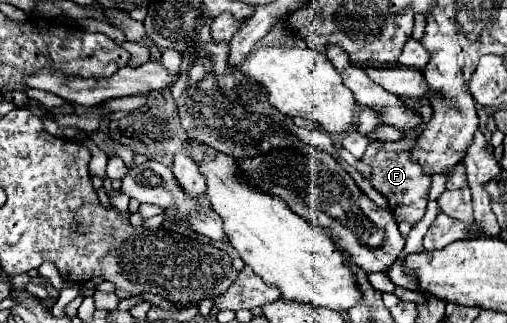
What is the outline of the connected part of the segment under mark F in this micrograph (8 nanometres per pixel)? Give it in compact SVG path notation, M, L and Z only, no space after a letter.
M404 132L404 136L396 142L386 142L380 138L370 138L370 144L360 158L364 164L372 168L370 176L362 176L372 184L374 190L378 190L386 200L388 200L388 210L394 214L396 222L408 222L416 224L422 220L426 214L426 204L428 204L428 190L432 184L432 176L426 176L422 172L422 164L414 164L410 160L410 152L414 148L414 140L418 140L418 132Z

